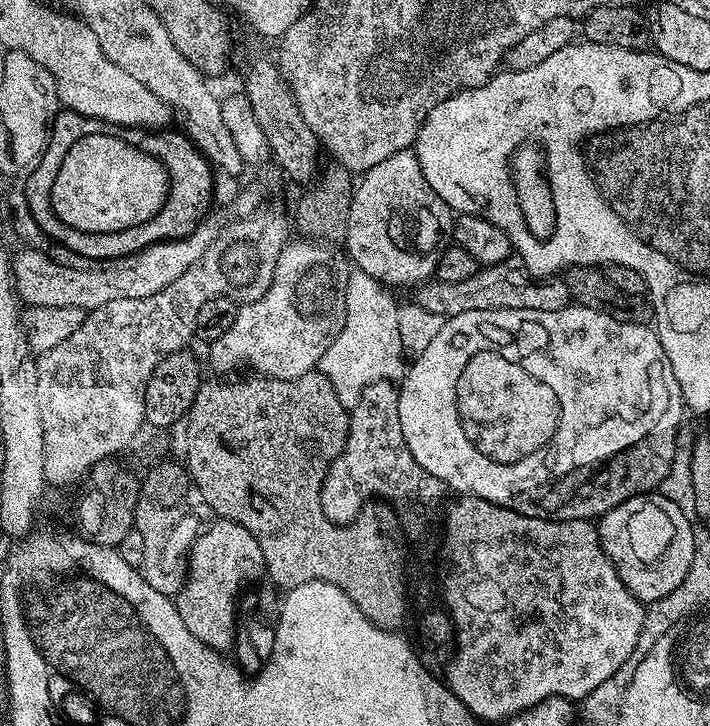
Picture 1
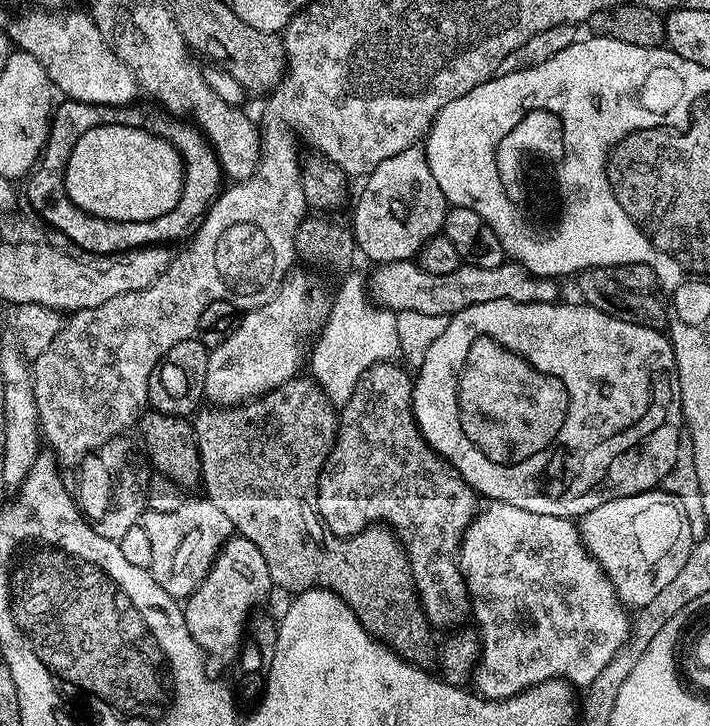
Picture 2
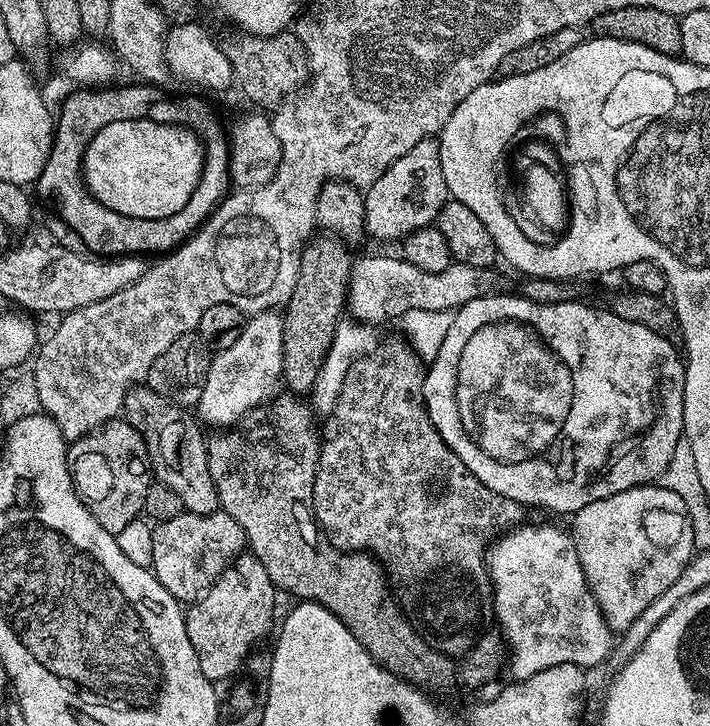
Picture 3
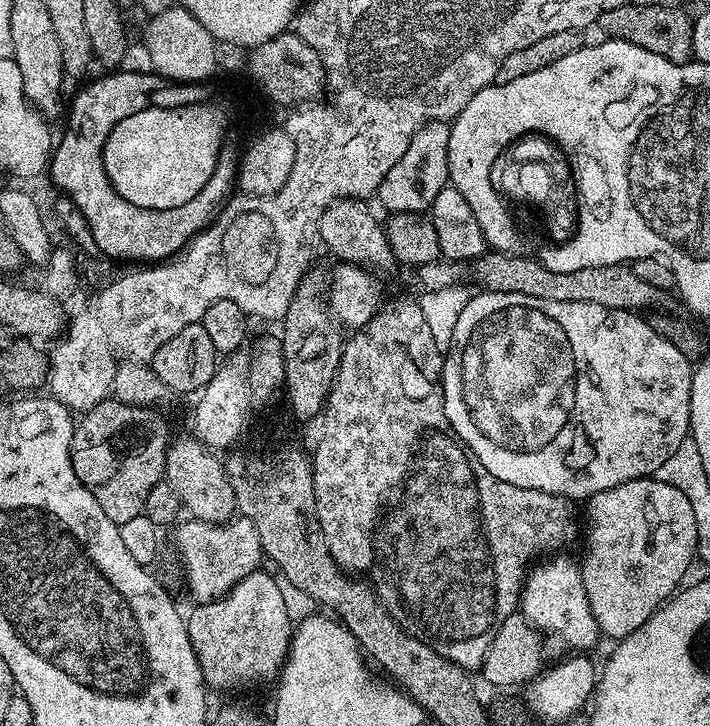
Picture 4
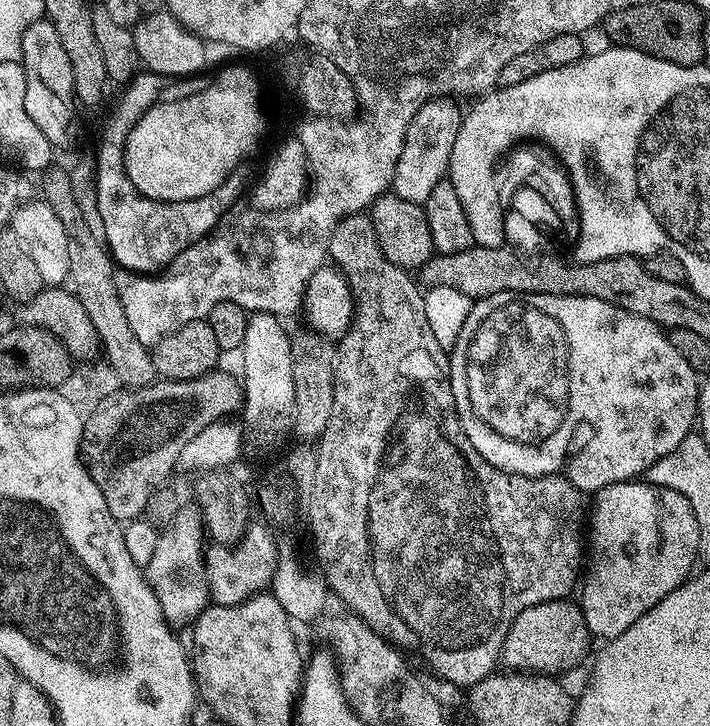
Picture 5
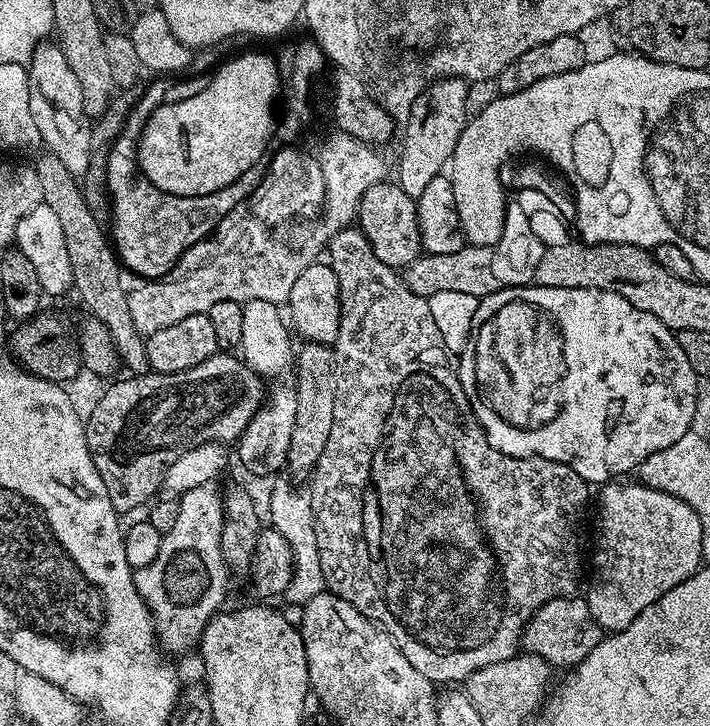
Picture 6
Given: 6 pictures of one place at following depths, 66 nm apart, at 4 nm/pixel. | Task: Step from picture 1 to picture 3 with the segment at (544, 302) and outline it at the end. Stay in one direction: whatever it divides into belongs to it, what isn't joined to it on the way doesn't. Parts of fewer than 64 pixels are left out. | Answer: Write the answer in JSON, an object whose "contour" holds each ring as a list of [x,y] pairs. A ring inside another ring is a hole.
{"contour":[[[399,255],[364,256],[353,259],[348,279],[347,311],[351,319],[369,326],[381,326],[387,320],[399,321],[410,310],[442,310],[452,312],[463,309],[474,298],[491,296],[497,291],[500,276],[492,268],[475,268],[469,264],[453,262],[438,274],[418,270]]]}

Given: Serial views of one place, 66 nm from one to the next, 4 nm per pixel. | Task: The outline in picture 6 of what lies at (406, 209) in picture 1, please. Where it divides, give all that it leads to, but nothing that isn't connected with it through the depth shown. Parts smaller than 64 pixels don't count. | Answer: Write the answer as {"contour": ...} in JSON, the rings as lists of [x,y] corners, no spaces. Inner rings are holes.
{"contour":[[[459,78],[433,79],[408,111],[404,128],[404,149],[400,152],[400,177],[398,183],[406,194],[414,198],[426,190],[430,178],[441,175],[446,165],[456,153],[458,138],[464,127],[468,125],[469,85]]]}

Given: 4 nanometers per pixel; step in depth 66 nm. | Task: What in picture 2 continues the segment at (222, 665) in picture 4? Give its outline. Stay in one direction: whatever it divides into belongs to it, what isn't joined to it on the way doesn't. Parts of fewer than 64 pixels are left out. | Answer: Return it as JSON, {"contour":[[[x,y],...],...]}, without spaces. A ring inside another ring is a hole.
{"contour":[[[234,534],[222,545],[204,581],[182,604],[186,626],[196,645],[204,651],[209,665],[235,662],[240,652],[240,643],[245,643],[250,617],[254,610],[261,607],[260,603],[273,588],[270,570],[266,570],[266,558],[262,558],[254,542]]]}

